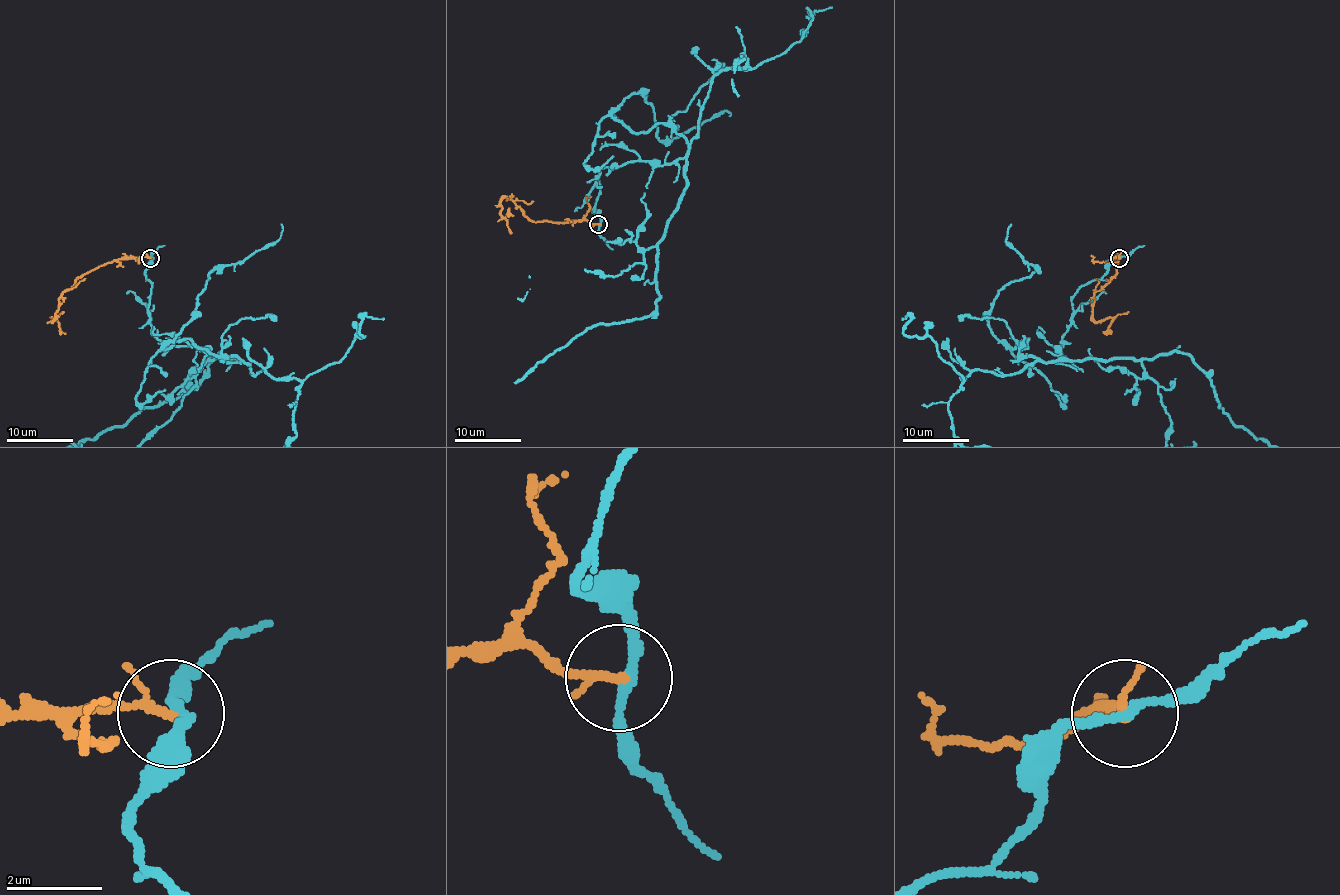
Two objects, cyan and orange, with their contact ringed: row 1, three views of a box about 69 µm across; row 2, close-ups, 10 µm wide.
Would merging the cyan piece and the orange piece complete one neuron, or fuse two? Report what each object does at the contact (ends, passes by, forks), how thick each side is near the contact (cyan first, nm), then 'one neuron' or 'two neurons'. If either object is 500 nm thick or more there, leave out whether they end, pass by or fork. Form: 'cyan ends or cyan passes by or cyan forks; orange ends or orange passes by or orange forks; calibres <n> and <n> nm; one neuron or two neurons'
cyan passes by; orange passes by; calibres 190 and 130 nm; two neurons

